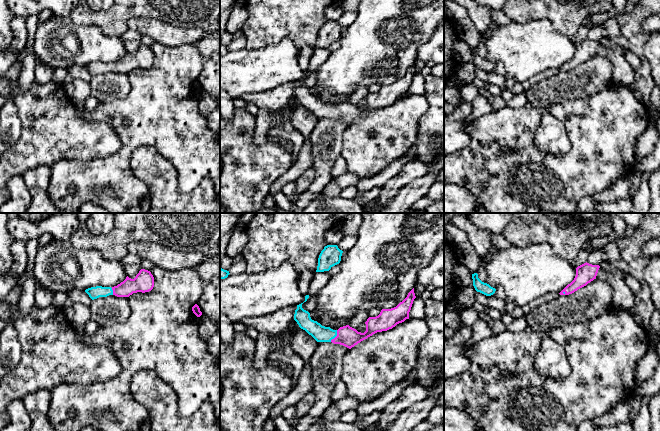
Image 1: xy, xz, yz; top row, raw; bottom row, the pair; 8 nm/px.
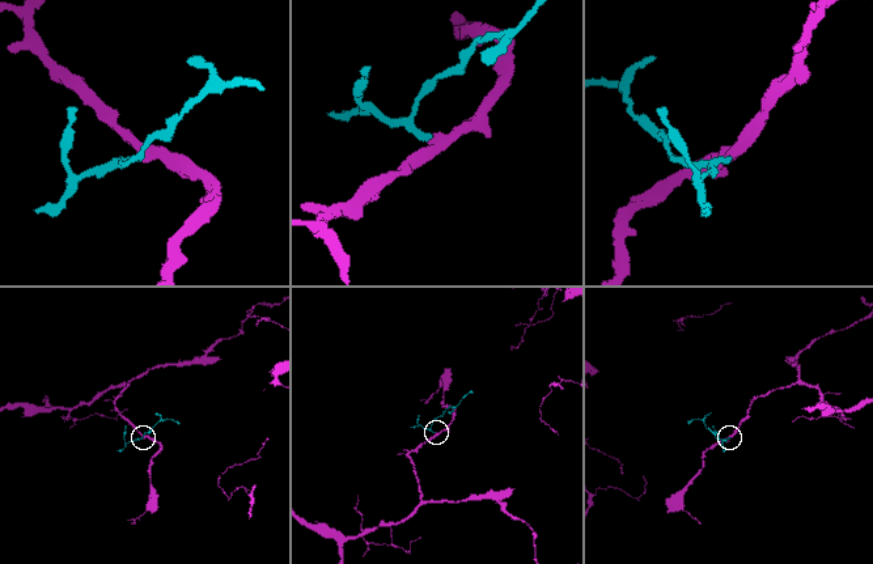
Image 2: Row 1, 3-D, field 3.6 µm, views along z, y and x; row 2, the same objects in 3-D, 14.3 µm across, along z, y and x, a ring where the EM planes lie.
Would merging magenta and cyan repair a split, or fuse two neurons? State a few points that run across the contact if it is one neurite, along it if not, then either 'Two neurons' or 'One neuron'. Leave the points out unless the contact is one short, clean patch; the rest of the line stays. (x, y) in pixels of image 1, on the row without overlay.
Line: xz (347, 112), (336, 112), (320, 109). One neuron

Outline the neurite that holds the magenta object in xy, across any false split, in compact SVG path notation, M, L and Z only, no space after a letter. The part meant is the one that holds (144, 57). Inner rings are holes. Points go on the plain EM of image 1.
M141 45L134 55L126 55L114 63L96 62L85 66L89 73L94 76L99 73L115 71L117 73L129 73L137 68L149 68L154 63L154 53L150 47Z

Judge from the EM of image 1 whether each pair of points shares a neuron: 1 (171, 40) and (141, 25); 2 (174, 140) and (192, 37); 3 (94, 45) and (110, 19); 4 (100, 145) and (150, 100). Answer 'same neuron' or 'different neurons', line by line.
1: same neuron
2: different neurons
3: different neurons
4: different neurons

